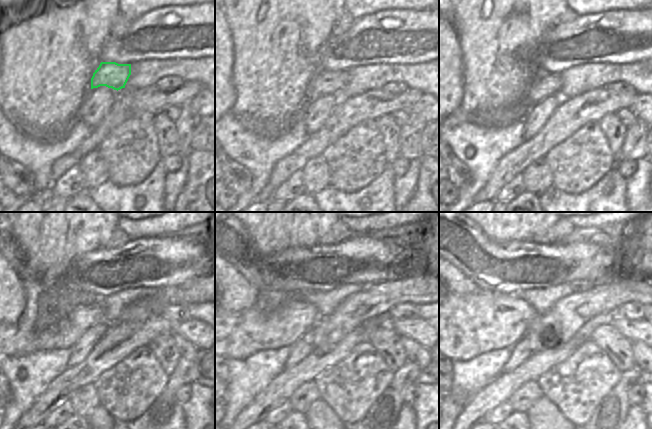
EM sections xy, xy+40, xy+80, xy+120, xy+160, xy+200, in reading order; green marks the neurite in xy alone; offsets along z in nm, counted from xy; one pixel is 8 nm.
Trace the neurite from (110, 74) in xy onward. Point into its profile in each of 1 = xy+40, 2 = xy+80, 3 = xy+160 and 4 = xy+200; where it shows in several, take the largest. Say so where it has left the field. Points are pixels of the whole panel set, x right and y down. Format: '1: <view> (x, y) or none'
1: xy+40 (327, 81)
2: xy+80 (546, 84)
3: xy+160 (237, 335)
4: xy+200 (460, 326)

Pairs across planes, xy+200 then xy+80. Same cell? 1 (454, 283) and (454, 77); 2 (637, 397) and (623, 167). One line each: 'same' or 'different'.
1: same
2: same

